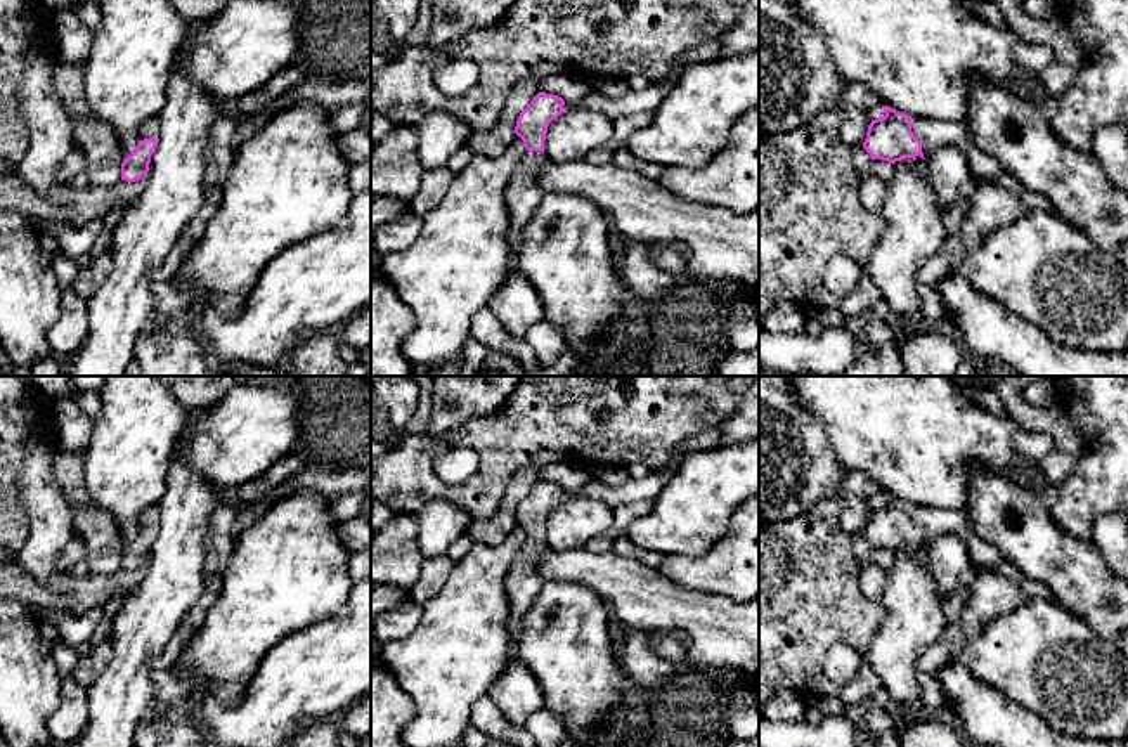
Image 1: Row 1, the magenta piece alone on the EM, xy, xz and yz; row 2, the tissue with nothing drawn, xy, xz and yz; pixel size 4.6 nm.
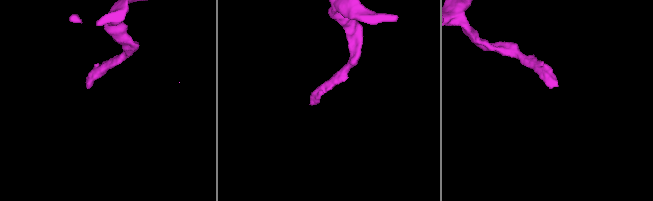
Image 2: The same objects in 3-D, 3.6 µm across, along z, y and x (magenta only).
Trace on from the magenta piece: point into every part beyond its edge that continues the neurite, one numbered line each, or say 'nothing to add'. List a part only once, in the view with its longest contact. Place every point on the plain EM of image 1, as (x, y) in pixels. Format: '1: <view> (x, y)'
1: yz (933, 522)

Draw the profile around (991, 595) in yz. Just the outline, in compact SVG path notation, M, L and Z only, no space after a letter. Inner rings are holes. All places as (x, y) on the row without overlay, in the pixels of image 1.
M993 570L977 572L960 617L946 622L941 636L922 652L915 662L917 671L936 676L993 619L1014 612L1024 598L1026 593L1008 577Z

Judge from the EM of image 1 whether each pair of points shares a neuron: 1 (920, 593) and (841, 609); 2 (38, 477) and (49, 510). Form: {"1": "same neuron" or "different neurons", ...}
{"1": "different neurons", "2": "same neuron"}

